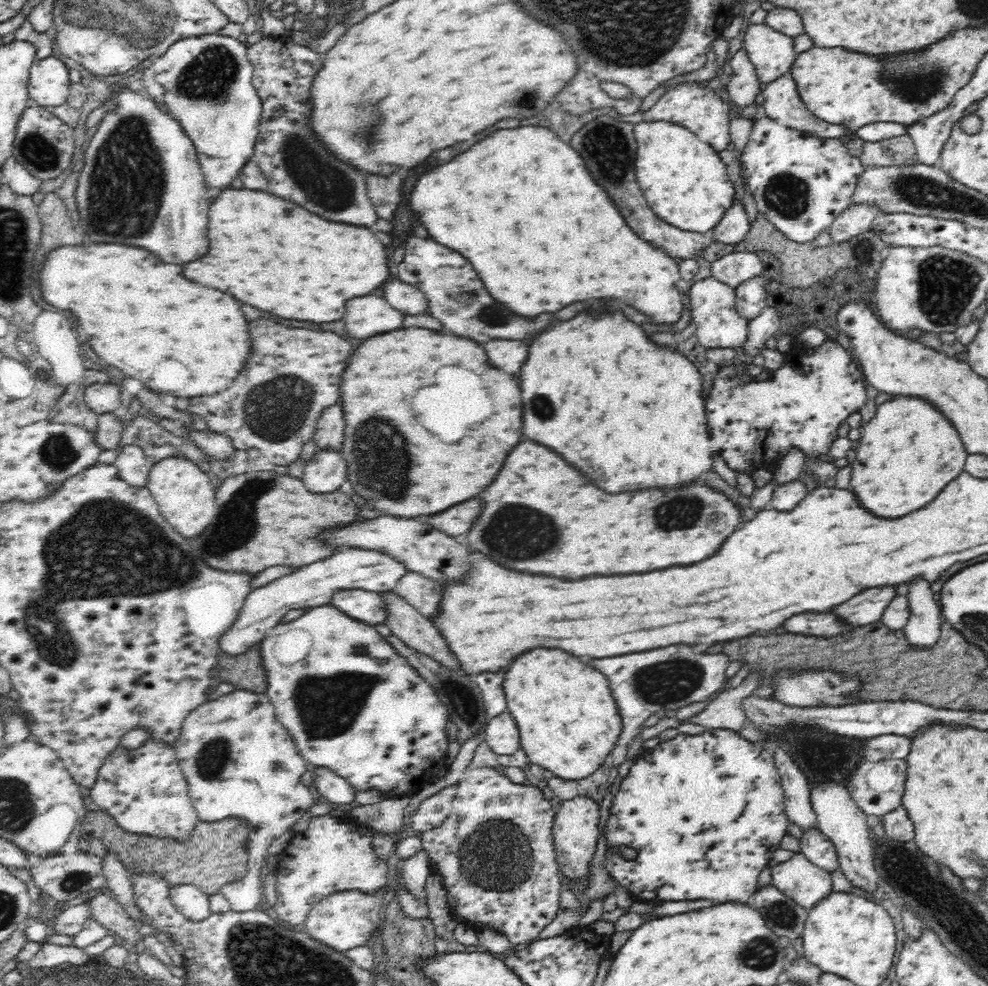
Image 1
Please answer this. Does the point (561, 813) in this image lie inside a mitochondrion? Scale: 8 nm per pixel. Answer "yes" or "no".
no

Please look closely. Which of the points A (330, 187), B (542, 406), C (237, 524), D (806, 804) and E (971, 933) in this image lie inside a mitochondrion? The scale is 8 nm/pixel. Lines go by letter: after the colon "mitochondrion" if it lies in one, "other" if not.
A: mitochondrion
B: mitochondrion
C: mitochondrion
D: other
E: mitochondrion

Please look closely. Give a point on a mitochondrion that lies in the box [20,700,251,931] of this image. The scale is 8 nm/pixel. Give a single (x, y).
(210, 761)

